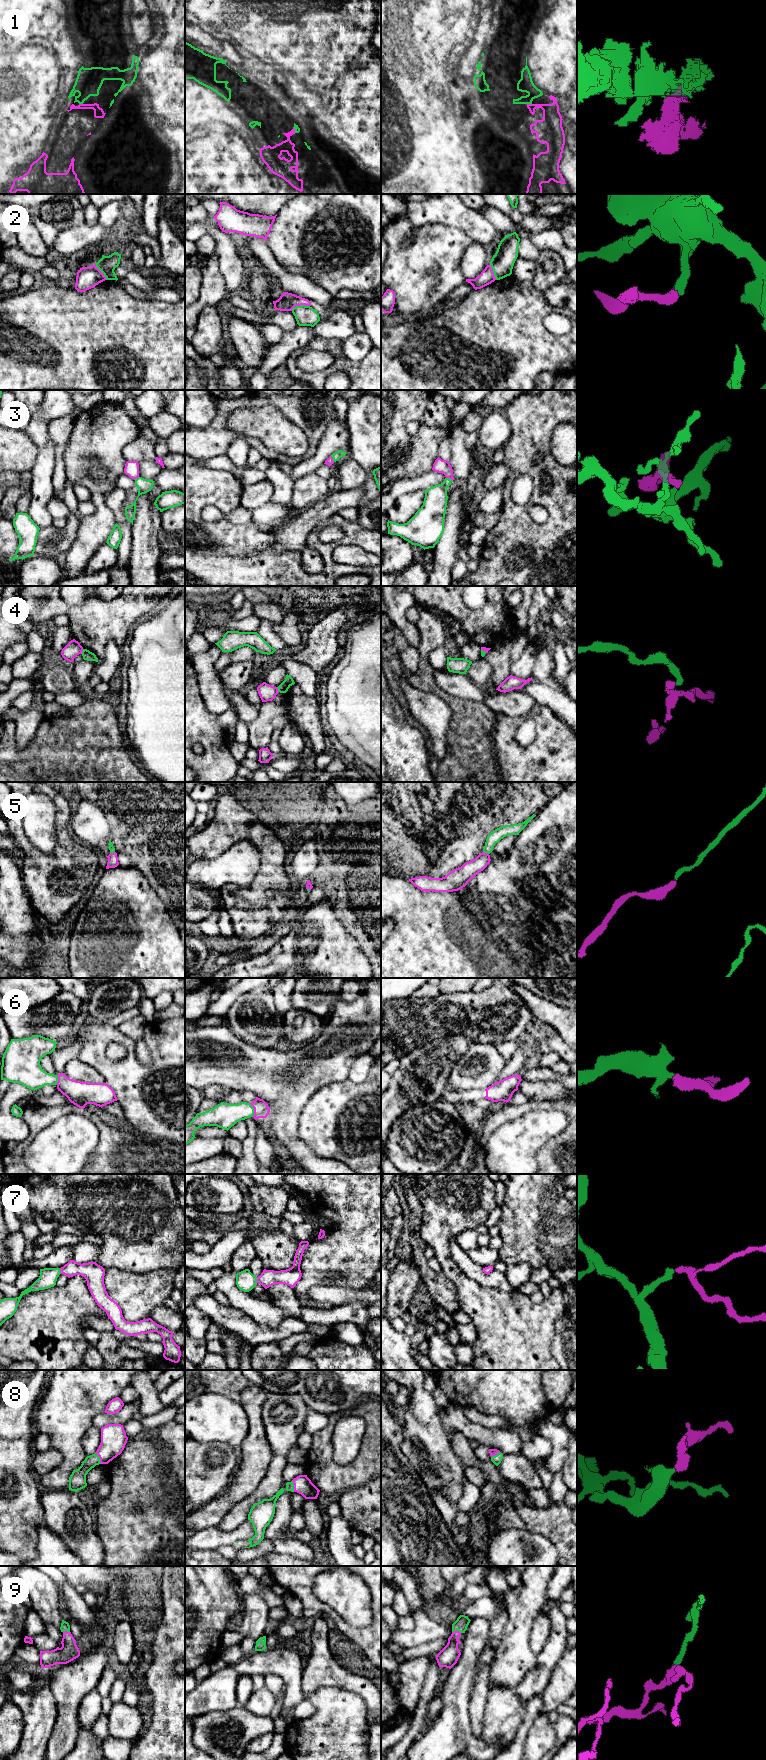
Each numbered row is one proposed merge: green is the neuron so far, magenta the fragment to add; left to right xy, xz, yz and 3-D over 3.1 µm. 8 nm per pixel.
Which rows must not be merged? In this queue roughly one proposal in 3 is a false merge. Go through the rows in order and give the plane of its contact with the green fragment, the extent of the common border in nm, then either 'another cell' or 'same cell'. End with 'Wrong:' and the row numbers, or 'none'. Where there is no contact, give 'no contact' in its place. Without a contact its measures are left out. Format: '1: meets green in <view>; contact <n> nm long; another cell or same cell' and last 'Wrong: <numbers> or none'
1: meets green in yz; contact 40 nm long; another cell
2: meets green in xz; contact 160 nm long; another cell
3: meets green in yz; contact 60 nm long; same cell
4: meets green in xy; contact 40 nm long; another cell
5: meets green in yz; contact 50 nm long; same cell
6: meets green in xz; contact 120 nm long; same cell
7: meets green in xy; contact 50 nm long; same cell
8: meets green in xy; contact 110 nm long; same cell
9: meets green in yz; contact 70 nm long; same cell
Wrong: 1, 2, 4

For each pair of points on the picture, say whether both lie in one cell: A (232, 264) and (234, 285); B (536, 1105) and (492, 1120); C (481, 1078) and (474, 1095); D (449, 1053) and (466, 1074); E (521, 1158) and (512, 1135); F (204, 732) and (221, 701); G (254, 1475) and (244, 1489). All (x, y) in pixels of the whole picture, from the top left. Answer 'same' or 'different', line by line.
A: same
B: same
C: different
D: different
E: same
F: different
G: same

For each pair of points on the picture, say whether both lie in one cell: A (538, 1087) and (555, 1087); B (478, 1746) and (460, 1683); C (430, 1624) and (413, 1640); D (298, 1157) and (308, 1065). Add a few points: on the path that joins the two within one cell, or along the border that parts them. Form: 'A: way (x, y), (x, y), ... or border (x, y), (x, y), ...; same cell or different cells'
A: way (542, 1087), (551, 1087); same cell
B: way (462, 1731), (460, 1729), (460, 1699); same cell
C: way (426, 1628), (417, 1636); same cell
D: way (288, 1134), (288, 1088); same cell

